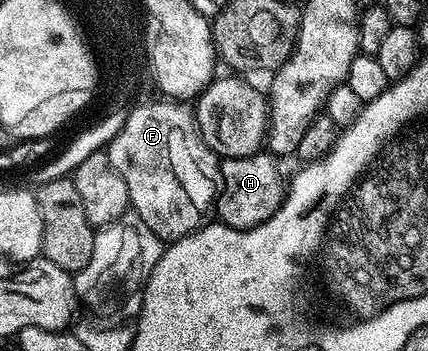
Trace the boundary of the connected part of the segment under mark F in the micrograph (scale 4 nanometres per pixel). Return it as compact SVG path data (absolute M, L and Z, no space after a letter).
M160 100L161 102L145 102L142 106L134 105L126 116L126 123L118 134L110 140L107 145L107 153L111 164L115 168L115 172L119 172L119 176L123 176L123 184L127 184L127 192L129 193L129 204L132 213L143 223L147 224L147 228L151 228L151 232L155 232L155 236L160 238L162 243L168 244L177 242L180 238L186 238L189 234L193 234L196 230L201 229L210 221L210 216L214 213L219 193L219 183L221 181L221 162L217 151L212 150L203 140L201 129L197 127L197 116L192 109L189 110L188 105L182 104L177 100Z

